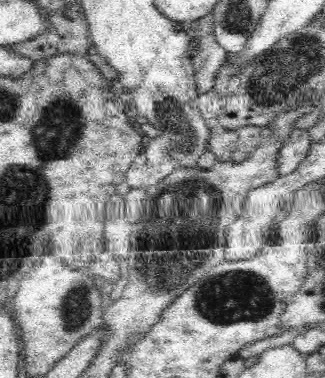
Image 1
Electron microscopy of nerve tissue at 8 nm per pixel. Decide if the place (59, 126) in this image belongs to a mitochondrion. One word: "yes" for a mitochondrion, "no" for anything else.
yes

